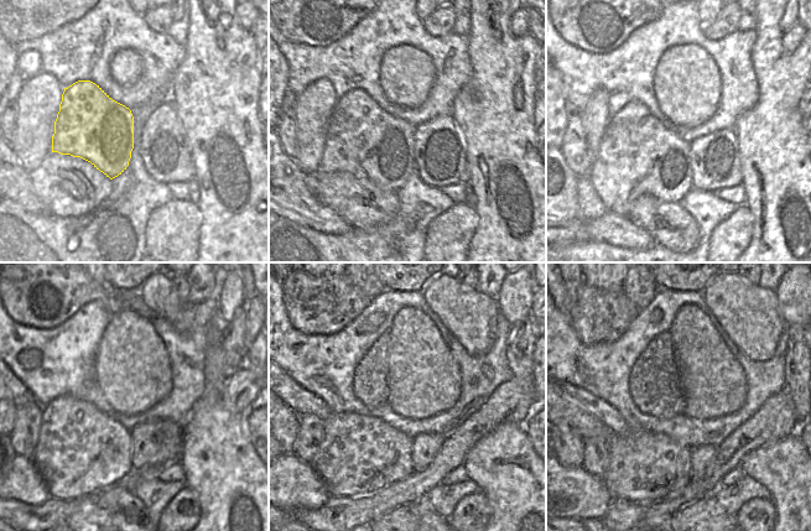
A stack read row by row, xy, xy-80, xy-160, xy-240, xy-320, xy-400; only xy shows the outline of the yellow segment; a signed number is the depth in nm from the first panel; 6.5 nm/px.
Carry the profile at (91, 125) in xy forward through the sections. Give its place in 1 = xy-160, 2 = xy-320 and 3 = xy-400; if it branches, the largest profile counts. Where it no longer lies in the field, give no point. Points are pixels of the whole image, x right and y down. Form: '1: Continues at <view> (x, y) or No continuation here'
1: Continues at xy-160 (637, 156)
2: Continues at xy-320 (359, 454)
3: Continues at xy-400 (643, 467).

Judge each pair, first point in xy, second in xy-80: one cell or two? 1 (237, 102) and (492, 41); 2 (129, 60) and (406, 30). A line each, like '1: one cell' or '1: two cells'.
1: one cell
2: two cells

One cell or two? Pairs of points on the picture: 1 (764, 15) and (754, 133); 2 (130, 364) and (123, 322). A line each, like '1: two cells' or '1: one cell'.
1: one cell
2: one cell

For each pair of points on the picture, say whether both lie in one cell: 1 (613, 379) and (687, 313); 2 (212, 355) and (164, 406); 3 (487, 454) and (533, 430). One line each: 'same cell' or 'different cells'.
1: different cells
2: different cells
3: different cells

